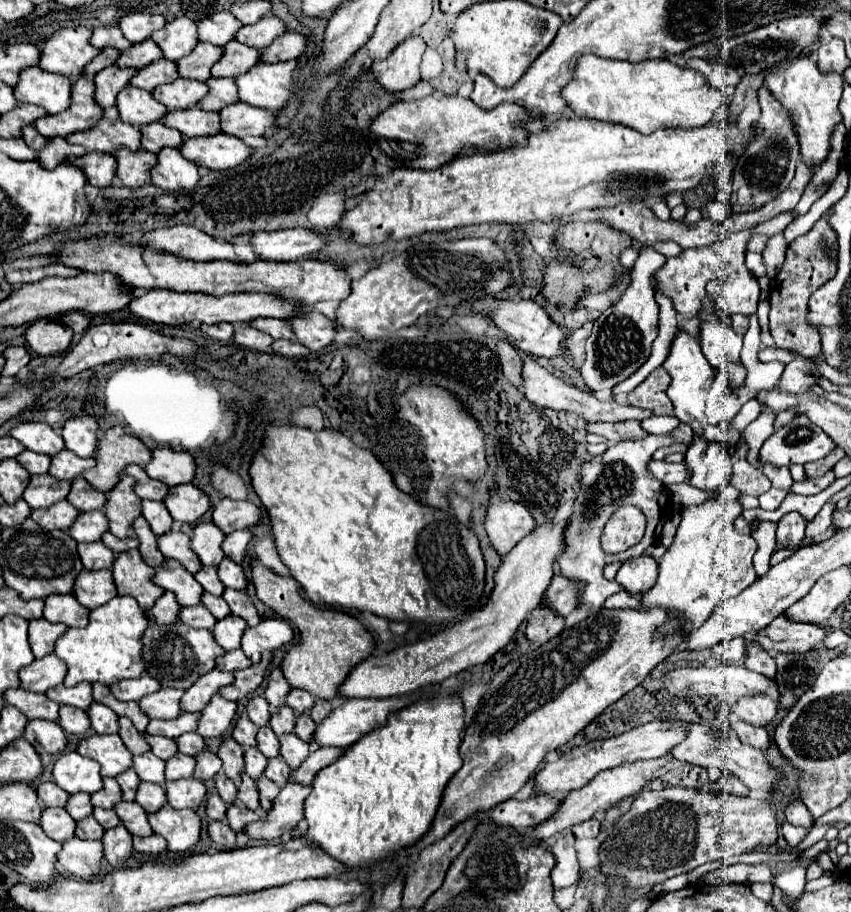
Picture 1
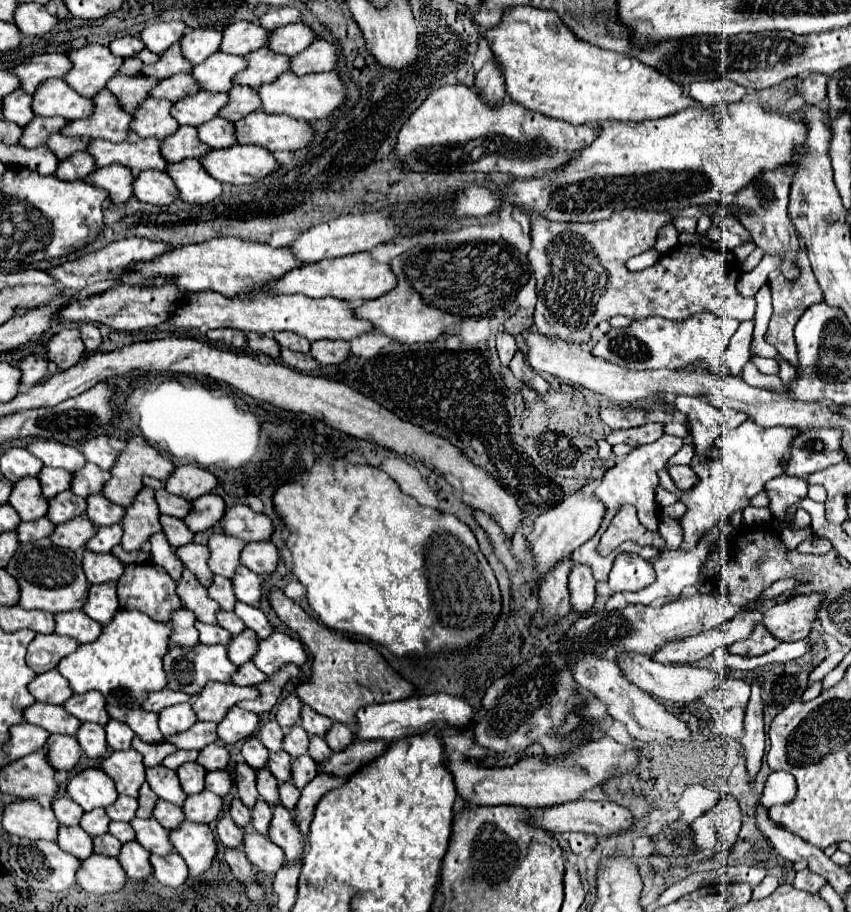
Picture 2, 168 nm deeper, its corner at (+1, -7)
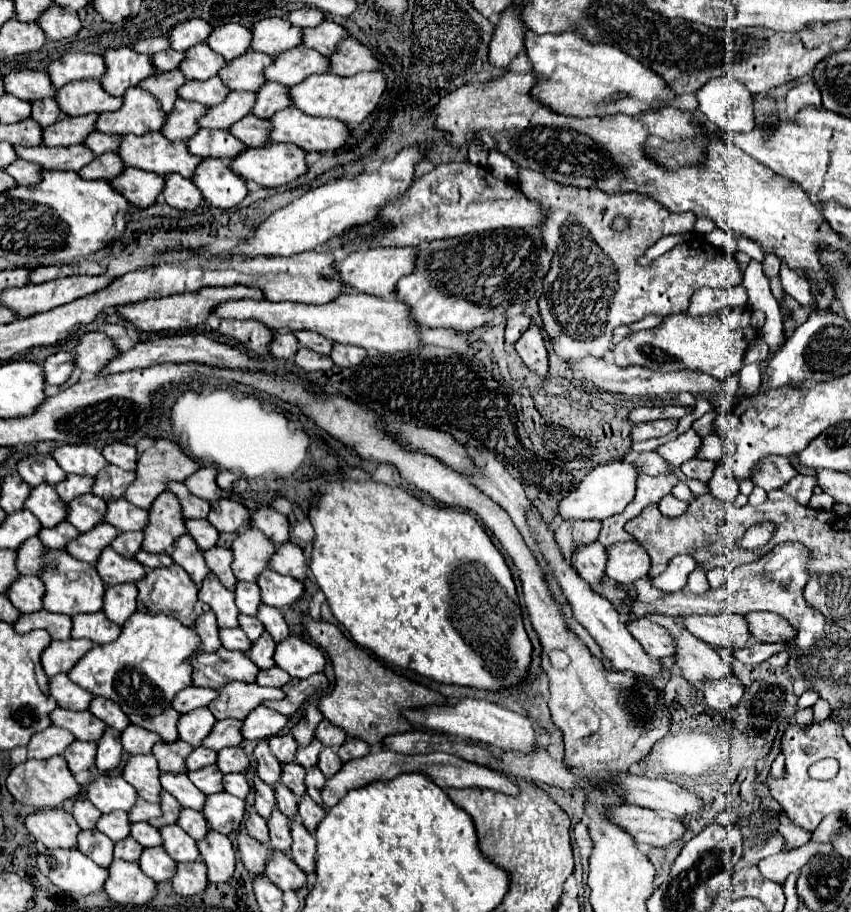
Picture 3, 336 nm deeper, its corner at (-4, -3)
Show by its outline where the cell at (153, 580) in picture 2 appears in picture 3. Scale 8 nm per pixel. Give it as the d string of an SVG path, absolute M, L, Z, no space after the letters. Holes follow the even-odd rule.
M172 564L170 568L150 570L146 574L146 578L142 578L142 582L138 582L136 586L140 592L138 594L138 612L142 612L142 614L168 614L168 616L174 616L176 620L180 620L184 626L194 628L198 614L204 614L210 610L210 606L206 606L198 598L198 586L178 564Z

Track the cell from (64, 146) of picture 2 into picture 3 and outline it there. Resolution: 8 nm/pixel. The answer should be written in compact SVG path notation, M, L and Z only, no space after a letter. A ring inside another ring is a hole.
M90 134L90 138L86 138L86 146L90 146L90 150L94 150L94 154L104 154L104 152L112 152L118 150L122 142L120 134Z

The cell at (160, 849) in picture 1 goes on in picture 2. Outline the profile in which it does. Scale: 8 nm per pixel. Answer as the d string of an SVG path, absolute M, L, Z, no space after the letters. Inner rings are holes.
M177 852L167 854L167 856L151 854L149 862L151 862L151 868L153 868L153 876L165 886L177 888L187 880L187 866Z

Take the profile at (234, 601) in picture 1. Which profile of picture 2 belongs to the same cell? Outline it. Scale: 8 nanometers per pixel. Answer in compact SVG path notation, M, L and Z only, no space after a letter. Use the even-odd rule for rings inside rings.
M237 602L233 612L235 612L243 622L245 622L247 628L255 630L255 634L257 634L259 638L267 638L267 636L273 632L271 624L267 622L265 614L263 614L259 608L249 606L249 604L243 604L243 602Z

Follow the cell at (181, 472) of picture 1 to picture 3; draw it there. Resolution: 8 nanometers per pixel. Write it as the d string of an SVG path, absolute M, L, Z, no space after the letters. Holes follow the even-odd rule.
M214 466L200 468L184 484L188 486L188 490L194 496L198 496L202 500L208 500L208 502L214 502L214 500L220 500L220 498L226 496L226 492L220 490L218 484L216 484L216 474L218 474L218 470Z

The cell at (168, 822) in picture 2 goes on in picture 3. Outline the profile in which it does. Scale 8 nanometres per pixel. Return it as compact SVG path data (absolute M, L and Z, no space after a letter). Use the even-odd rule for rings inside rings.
M182 808L182 814L178 818L178 826L190 834L194 840L204 840L206 834L208 834L208 822L204 818L202 812L196 812L196 810L186 810Z

